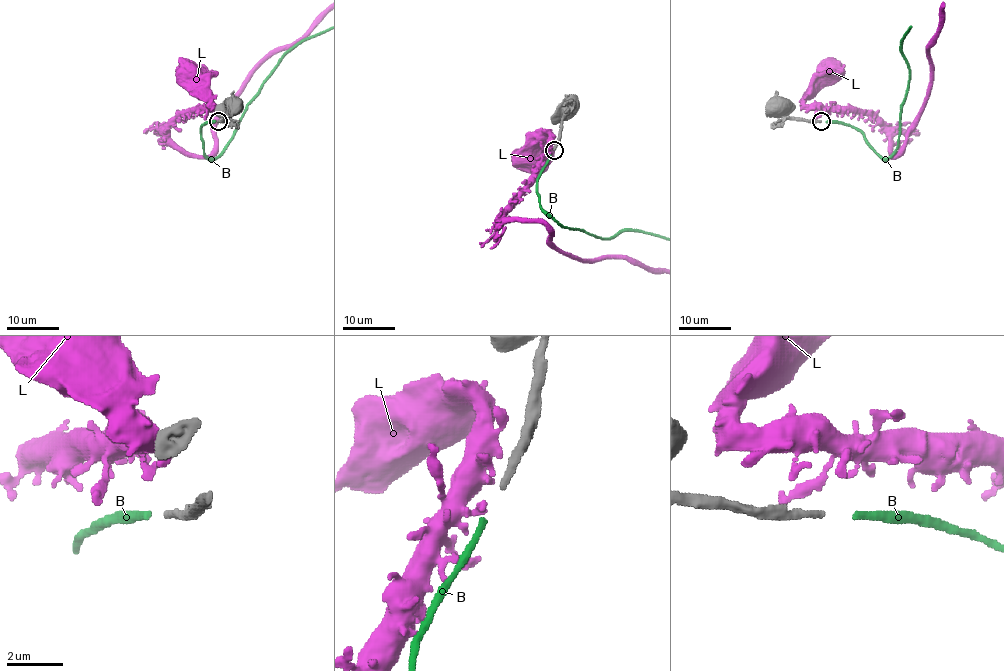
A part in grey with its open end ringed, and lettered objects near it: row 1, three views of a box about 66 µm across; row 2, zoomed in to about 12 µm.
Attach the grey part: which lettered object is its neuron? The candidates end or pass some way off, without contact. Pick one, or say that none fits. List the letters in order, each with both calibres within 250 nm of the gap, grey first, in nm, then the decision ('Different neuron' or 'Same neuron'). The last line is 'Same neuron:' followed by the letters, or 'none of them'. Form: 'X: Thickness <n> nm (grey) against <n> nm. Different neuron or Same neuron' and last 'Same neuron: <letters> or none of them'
B: Thickness 240 nm (grey) against 240 nm. Same neuron
L: Thickness 240 nm (grey) against 280 nm. Different neuron
Same neuron: B

